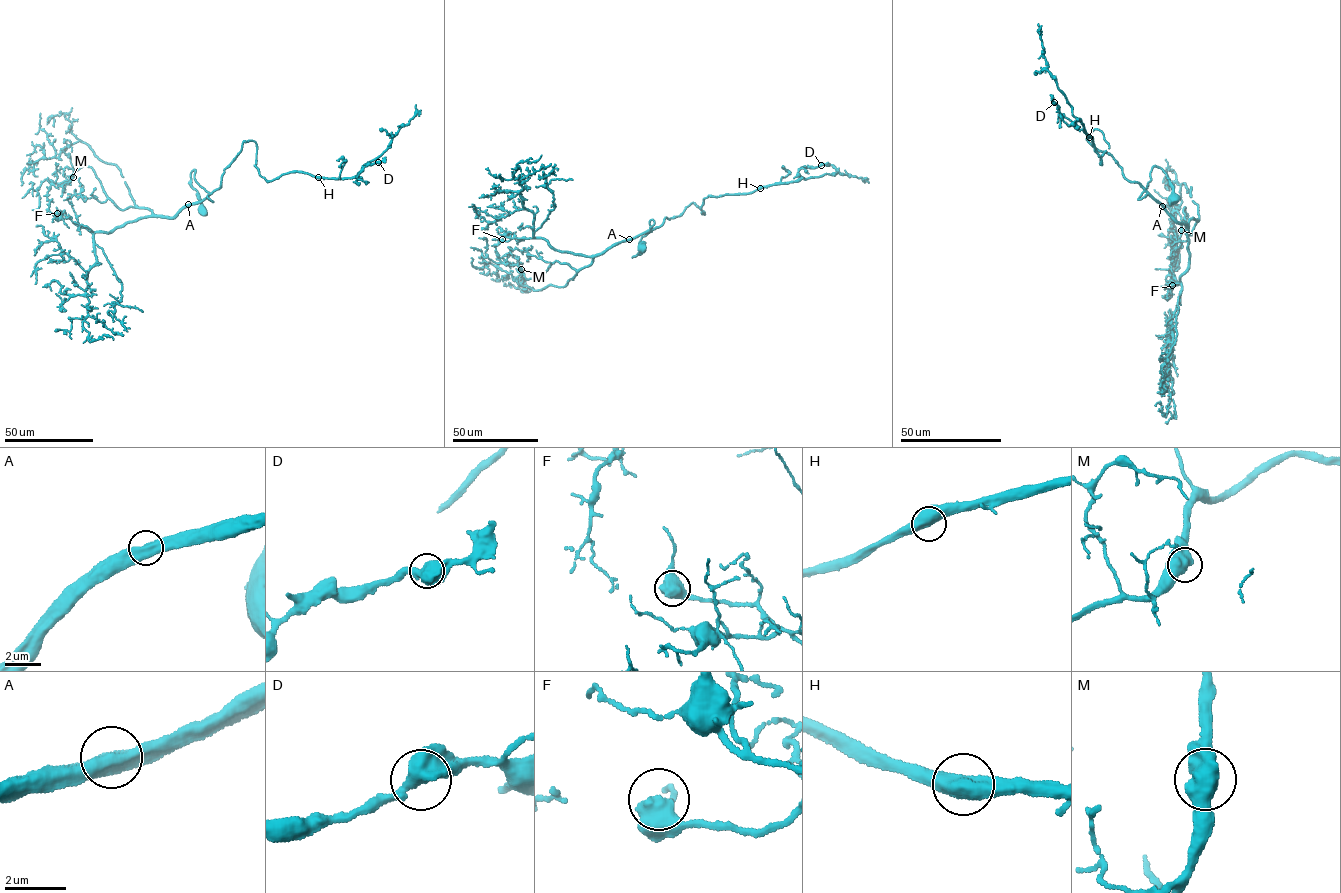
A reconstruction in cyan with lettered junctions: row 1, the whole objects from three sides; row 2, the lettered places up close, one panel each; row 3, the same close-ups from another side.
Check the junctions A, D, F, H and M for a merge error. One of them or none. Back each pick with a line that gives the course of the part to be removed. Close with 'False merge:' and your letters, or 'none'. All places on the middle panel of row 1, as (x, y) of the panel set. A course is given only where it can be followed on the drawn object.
False merge: none

